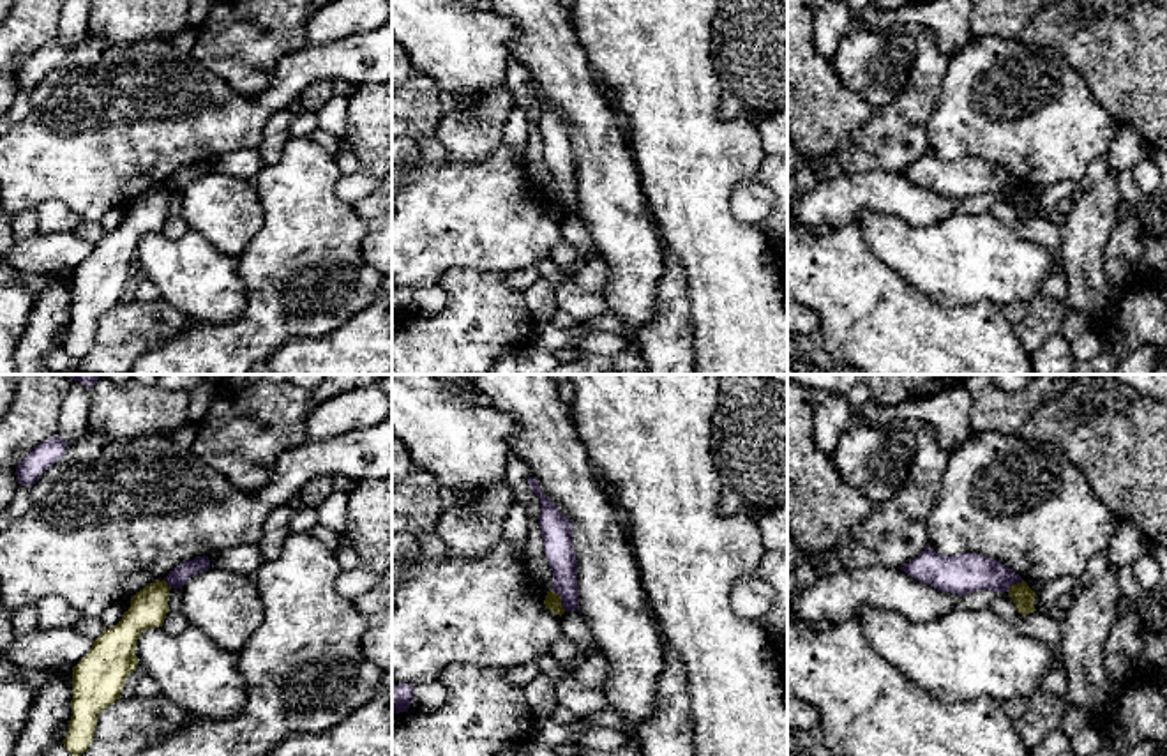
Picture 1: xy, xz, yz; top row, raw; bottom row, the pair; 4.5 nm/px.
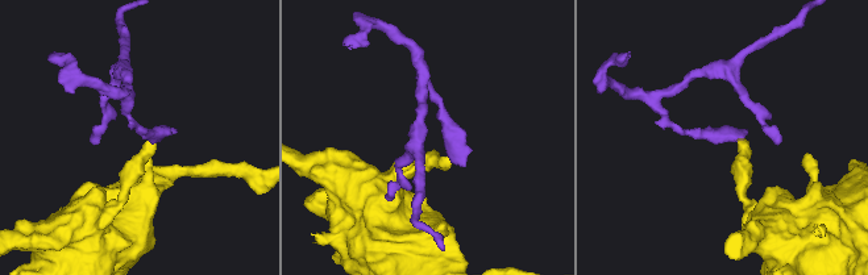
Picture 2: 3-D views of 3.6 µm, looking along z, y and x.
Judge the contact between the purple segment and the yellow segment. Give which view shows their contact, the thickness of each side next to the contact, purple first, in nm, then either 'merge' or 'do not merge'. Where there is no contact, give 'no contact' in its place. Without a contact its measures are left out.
contact in xz; calibres 140 and 80 nm; do not merge

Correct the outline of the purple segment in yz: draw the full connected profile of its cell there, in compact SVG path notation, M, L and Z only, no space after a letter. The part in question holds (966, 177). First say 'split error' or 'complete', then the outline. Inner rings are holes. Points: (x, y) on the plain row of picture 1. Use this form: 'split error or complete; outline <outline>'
complete; outline M932 152L900 171L907 180L941 196L966 200L976 194L1008 196L1024 184L994 163L976 157L943 161Z

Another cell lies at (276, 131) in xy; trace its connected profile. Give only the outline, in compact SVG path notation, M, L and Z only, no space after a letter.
M290 110L274 113L263 125L263 140L258 147L263 166L272 166L281 159L282 147L291 138L290 124L293 115Z

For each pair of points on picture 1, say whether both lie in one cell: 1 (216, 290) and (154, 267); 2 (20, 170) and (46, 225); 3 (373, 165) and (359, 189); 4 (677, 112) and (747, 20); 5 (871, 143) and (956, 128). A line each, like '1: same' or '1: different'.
1: same
2: different
3: same
4: different
5: different

